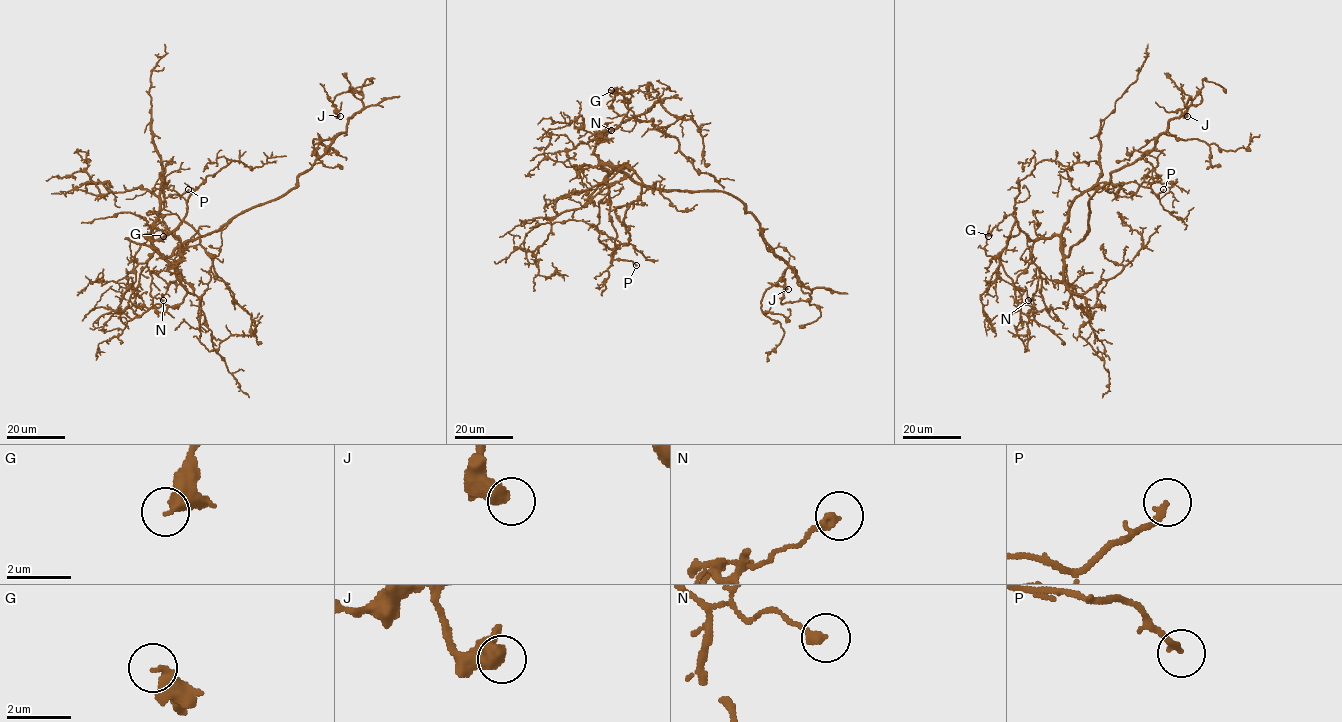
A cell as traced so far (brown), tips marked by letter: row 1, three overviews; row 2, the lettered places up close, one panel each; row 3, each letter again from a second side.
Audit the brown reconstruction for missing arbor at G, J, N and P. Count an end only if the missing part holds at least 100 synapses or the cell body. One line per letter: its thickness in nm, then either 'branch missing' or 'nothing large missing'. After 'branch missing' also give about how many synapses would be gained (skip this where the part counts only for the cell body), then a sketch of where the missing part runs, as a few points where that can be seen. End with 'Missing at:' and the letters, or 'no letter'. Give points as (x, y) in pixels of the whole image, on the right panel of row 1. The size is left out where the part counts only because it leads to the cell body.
G: 400 nm | nothing large missing
J: 550 nm | nothing large missing
N: 240 nm | nothing large missing
P: 180 nm | nothing large missing
Missing at: no letter

